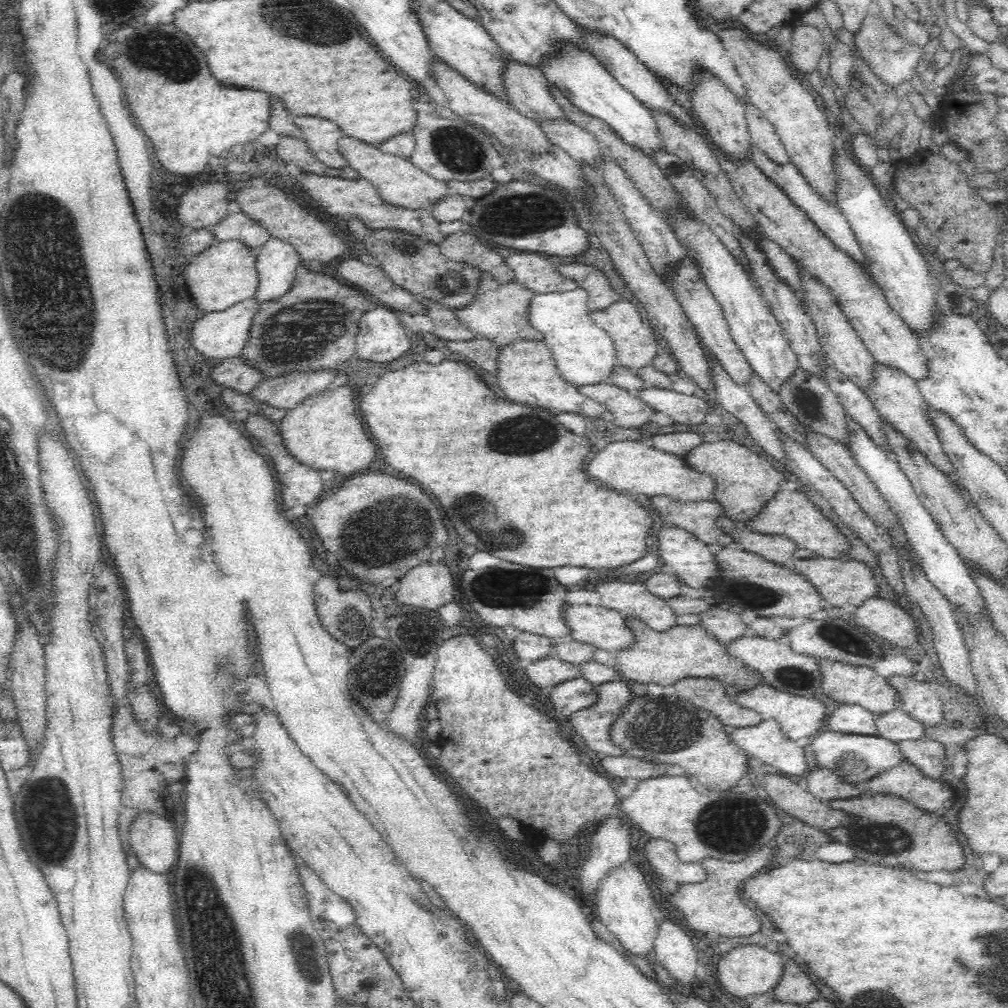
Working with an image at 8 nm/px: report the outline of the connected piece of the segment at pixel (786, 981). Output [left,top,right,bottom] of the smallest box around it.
[774,954,820,1004]

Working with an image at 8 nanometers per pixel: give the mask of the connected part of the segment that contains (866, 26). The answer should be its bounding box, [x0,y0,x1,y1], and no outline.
[855,1,924,87]

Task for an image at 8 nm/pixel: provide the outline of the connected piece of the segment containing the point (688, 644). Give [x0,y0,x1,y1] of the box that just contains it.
[615,608,764,695]

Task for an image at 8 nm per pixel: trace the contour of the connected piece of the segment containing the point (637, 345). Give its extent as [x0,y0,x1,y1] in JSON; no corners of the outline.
[591,297,661,370]

